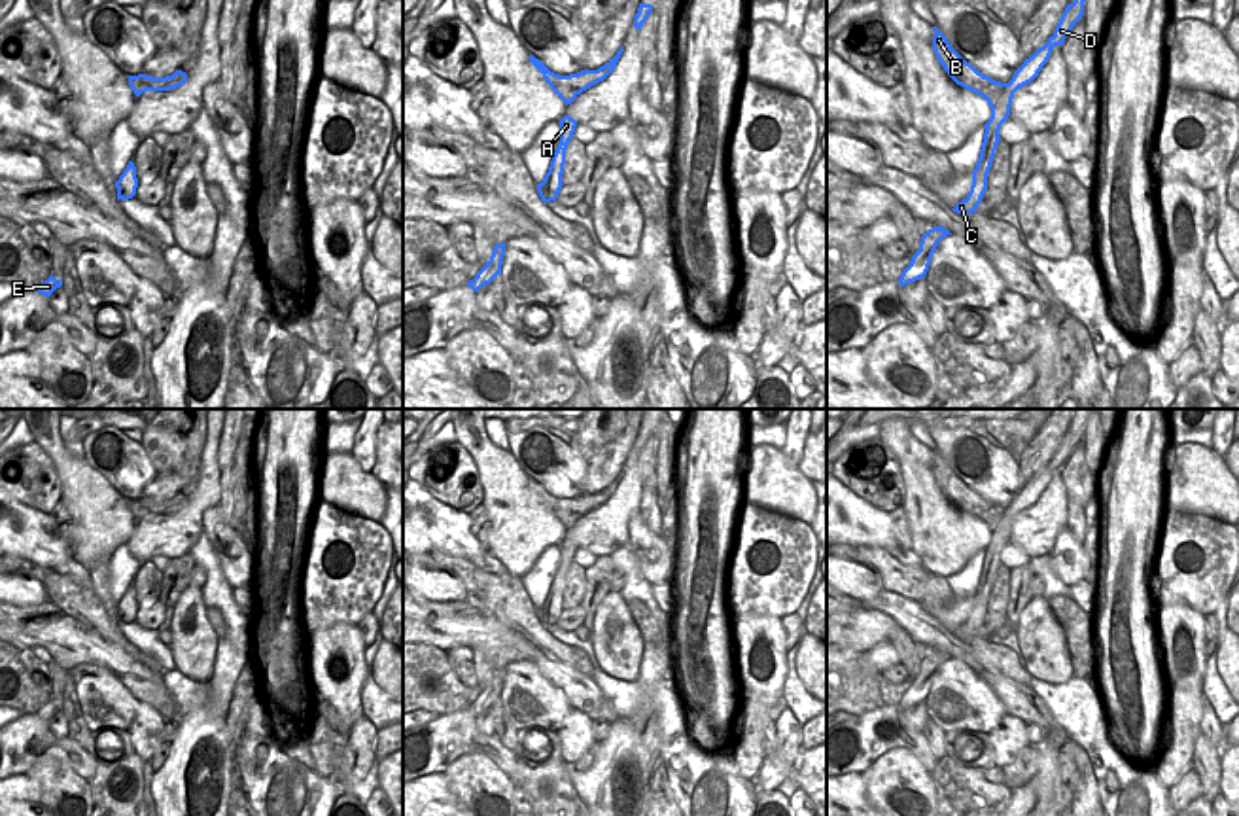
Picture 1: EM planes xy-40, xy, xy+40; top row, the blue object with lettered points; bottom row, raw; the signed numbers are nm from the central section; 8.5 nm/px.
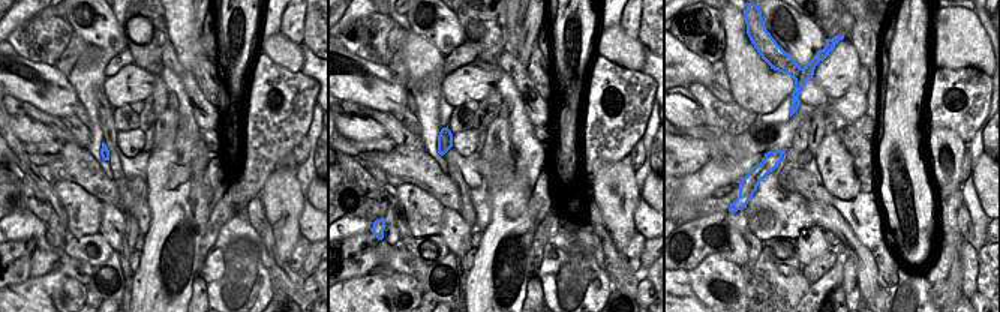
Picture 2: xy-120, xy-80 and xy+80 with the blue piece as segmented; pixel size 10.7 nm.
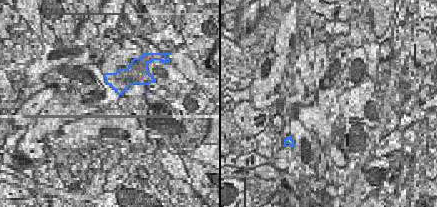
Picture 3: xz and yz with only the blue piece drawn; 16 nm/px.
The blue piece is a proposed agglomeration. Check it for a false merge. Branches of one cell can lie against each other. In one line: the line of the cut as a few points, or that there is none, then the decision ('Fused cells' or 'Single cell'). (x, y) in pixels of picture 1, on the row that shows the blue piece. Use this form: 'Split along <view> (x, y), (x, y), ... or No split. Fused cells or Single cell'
Split along xy+40 (1007, 84), (992, 110). Fused cells.

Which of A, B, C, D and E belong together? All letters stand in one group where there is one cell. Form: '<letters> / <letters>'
A C D E / B

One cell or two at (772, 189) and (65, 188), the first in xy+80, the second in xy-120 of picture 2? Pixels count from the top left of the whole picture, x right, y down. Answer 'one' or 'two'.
one

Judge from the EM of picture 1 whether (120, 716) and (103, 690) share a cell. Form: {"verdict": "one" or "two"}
{"verdict": "one"}

